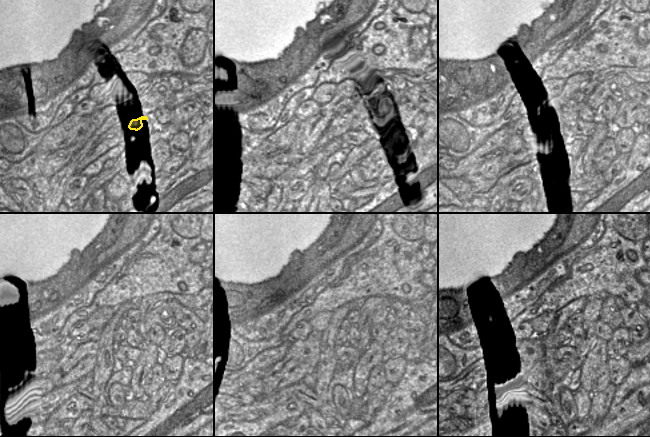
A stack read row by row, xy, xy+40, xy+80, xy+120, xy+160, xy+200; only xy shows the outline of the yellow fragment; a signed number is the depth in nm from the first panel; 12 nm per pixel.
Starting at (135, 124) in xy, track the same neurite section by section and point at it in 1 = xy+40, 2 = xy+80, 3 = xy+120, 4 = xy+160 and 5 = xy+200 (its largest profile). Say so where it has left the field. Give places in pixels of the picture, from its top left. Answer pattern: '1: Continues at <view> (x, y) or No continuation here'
1: Continues at xy+40 (357, 125)
2: Continues at xy+80 (585, 113)
3: Continues at xy+120 (134, 339)
4: Continues at xy+160 (353, 335)
5: Continues at xy+200 (577, 332)

